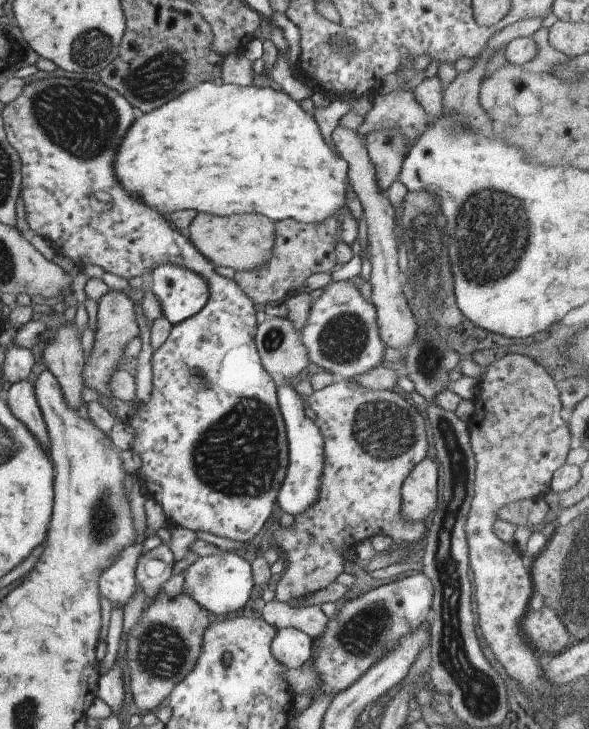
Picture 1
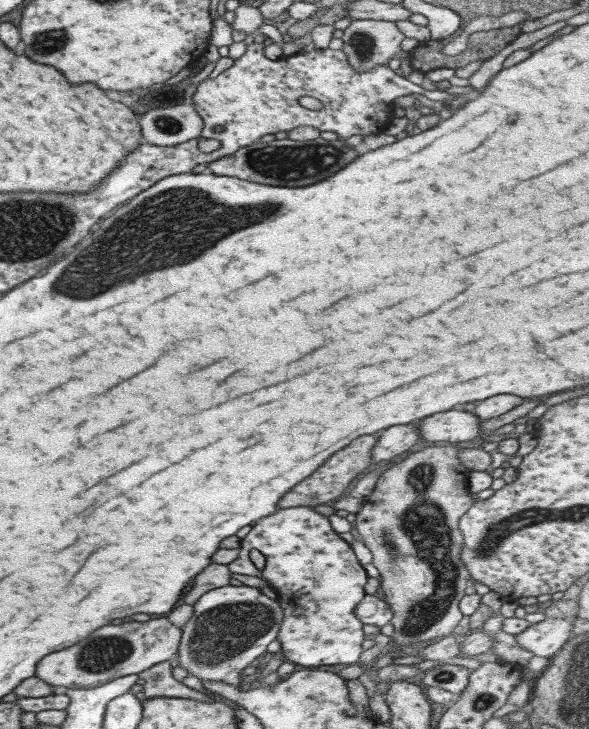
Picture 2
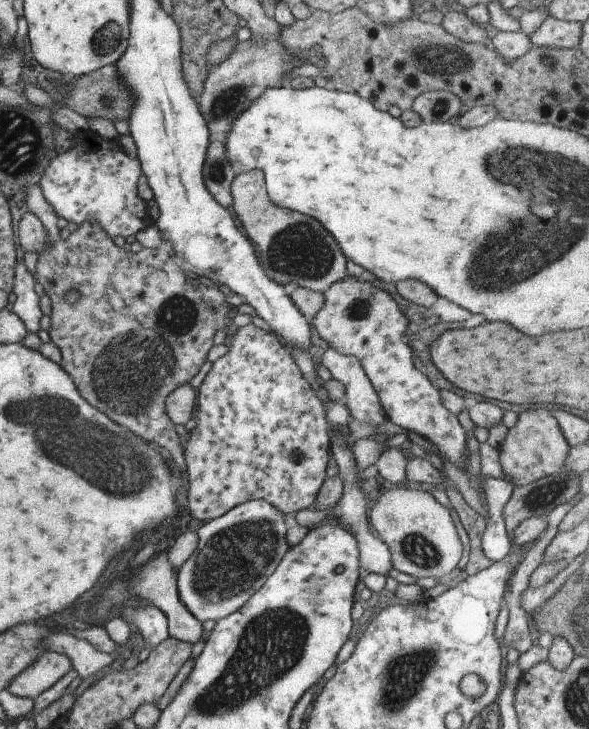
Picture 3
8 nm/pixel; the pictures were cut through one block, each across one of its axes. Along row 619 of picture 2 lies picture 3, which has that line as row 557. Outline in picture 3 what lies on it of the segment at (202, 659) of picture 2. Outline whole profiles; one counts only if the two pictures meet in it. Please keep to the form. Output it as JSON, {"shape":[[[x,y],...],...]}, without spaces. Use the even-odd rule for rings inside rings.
{"shape":[[[248,500],[205,522],[195,533],[197,544],[176,576],[176,588],[186,610],[200,623],[235,612],[275,570],[287,552],[285,532],[292,521],[265,500]]]}

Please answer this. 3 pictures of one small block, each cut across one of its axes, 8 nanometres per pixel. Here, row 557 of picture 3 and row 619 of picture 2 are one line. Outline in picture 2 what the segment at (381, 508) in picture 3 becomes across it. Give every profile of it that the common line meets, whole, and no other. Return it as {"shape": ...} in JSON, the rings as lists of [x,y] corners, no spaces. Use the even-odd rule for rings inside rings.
{"shape":[[[445,444],[427,446],[413,453],[406,453],[391,468],[380,474],[373,495],[366,499],[364,507],[355,513],[355,532],[372,555],[370,563],[378,570],[379,588],[383,592],[384,601],[391,608],[392,617],[388,623],[393,626],[391,638],[395,642],[395,647],[377,661],[370,663],[367,671],[366,666],[359,666],[356,663],[341,668],[335,674],[343,680],[357,679],[366,672],[376,681],[379,667],[387,666],[391,660],[399,658],[406,646],[417,646],[422,642],[427,644],[433,638],[438,640],[446,637],[461,620],[458,602],[464,595],[463,590],[469,584],[469,574],[459,560],[462,535],[458,530],[458,522],[459,517],[465,514],[473,502],[468,497],[466,469],[461,467],[463,458],[457,450],[460,449]]]}

